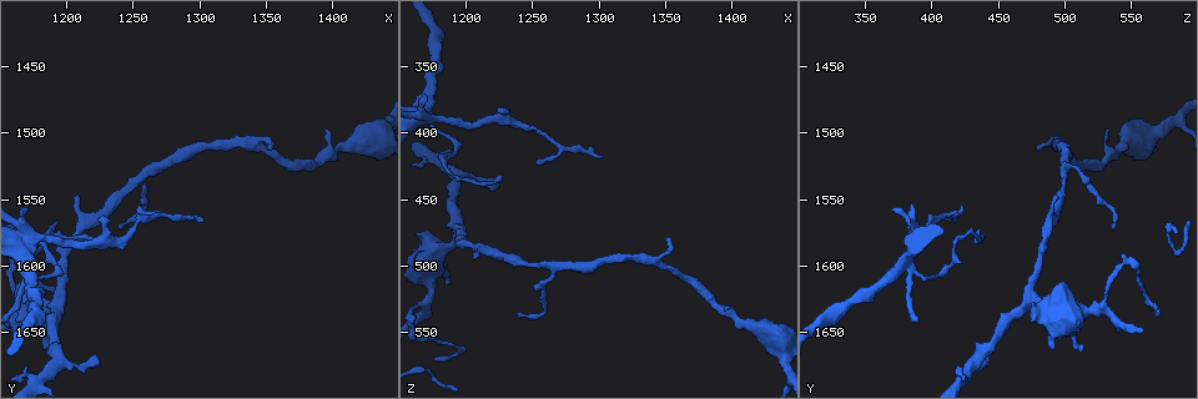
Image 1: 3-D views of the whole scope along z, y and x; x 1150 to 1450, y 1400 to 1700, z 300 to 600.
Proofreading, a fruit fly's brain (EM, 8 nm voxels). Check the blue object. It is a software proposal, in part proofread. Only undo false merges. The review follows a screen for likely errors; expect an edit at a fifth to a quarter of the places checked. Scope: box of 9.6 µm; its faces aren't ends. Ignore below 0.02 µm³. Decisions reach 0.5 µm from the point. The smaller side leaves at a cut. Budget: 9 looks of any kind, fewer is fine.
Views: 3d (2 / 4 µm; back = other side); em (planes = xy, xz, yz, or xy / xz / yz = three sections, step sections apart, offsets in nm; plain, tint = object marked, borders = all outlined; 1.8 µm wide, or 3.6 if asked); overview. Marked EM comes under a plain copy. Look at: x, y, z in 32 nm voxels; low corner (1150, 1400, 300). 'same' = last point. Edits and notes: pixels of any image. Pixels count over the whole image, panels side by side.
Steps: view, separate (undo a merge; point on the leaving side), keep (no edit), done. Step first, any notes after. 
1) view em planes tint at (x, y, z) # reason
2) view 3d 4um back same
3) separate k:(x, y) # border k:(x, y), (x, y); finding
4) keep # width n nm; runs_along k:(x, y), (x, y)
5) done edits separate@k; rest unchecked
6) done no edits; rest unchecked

view 3d 4um at (1170, 1600, 384) # looks like a crossing

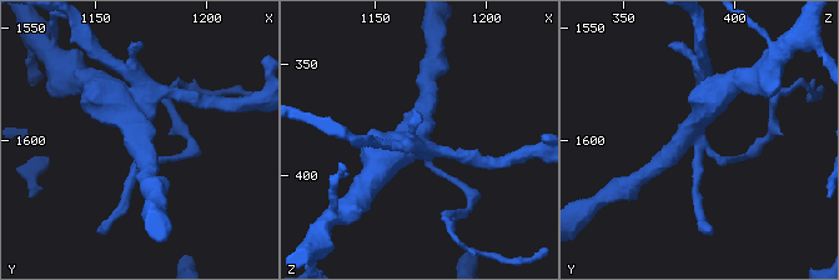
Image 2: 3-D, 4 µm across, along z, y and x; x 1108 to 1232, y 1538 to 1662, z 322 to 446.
view em planes tint at (1172, 1600, 386) # arms 4; shape alone is not enough

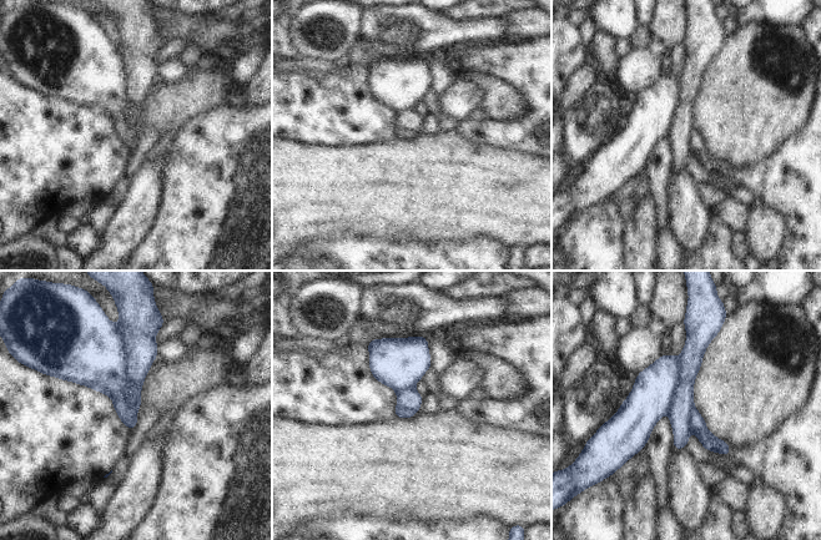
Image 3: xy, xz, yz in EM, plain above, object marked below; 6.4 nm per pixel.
separate 3:(140, 319) # border 3:(116, 327), (124, 343), (127, 380); a second neuron is stuck on

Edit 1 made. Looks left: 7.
view overview # redraw

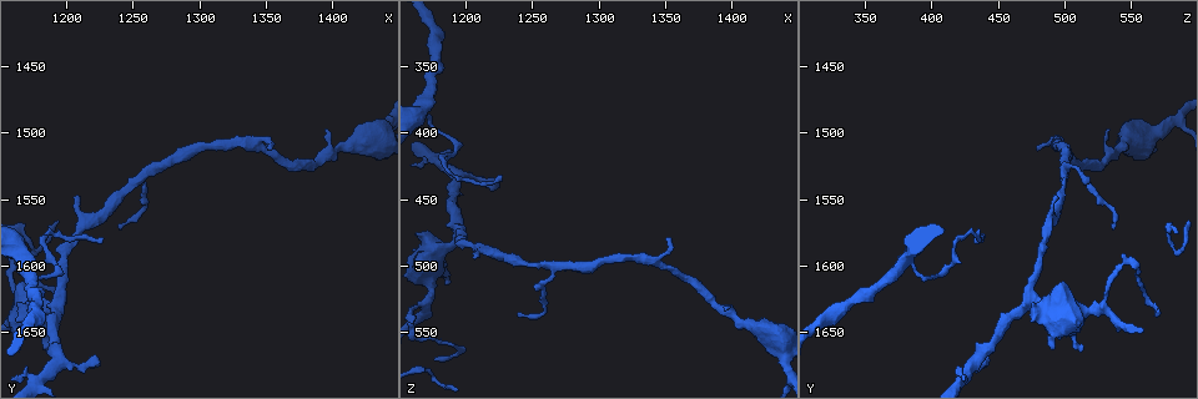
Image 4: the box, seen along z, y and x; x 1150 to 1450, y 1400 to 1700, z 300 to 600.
view 3d 2um at (1268, 1526, 500) # side arm on a straight run

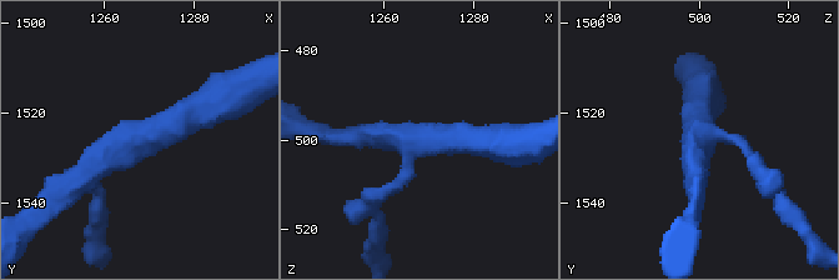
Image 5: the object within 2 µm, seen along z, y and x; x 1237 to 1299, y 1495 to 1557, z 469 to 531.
view em yz step 8 tint at (1266, 1526, 501) # arms 3

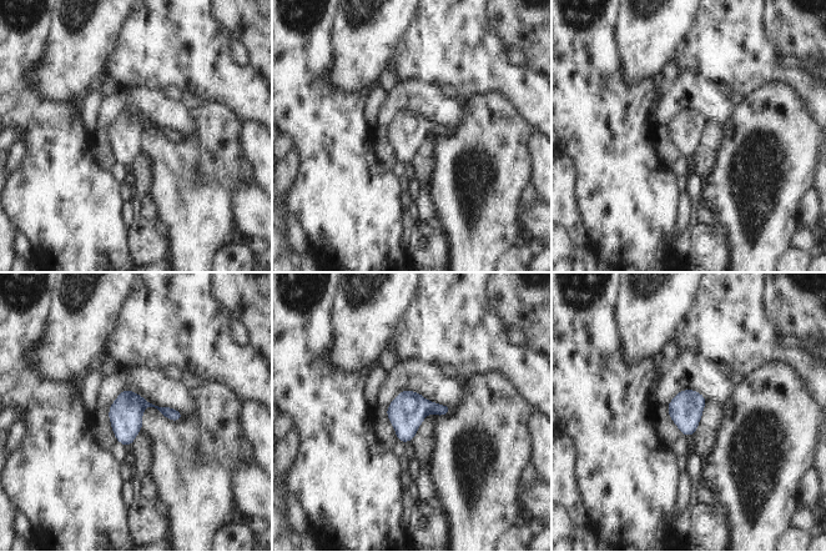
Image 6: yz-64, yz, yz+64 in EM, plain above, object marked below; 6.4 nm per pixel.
view em planes tint same # cut it another way

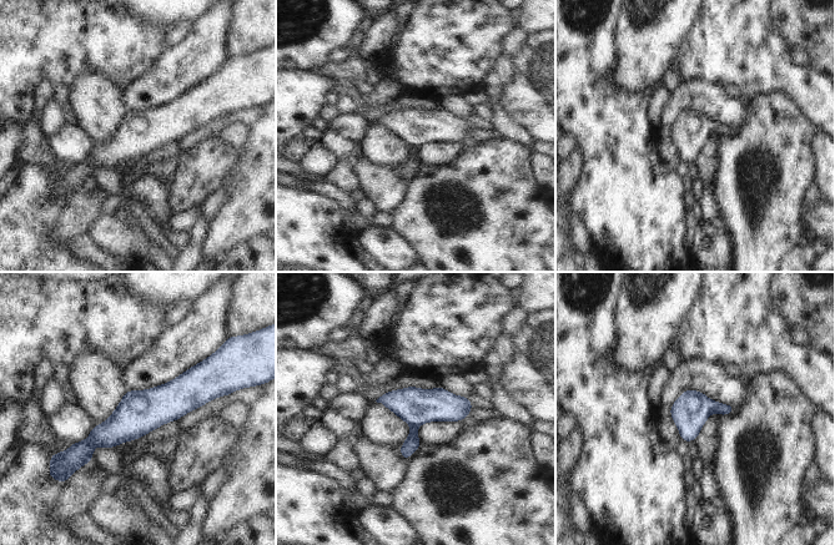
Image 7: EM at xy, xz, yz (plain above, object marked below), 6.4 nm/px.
keep # continuous, no second neuron

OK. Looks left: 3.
view em planes tint at (1192, 1624, 474) # three-way junction

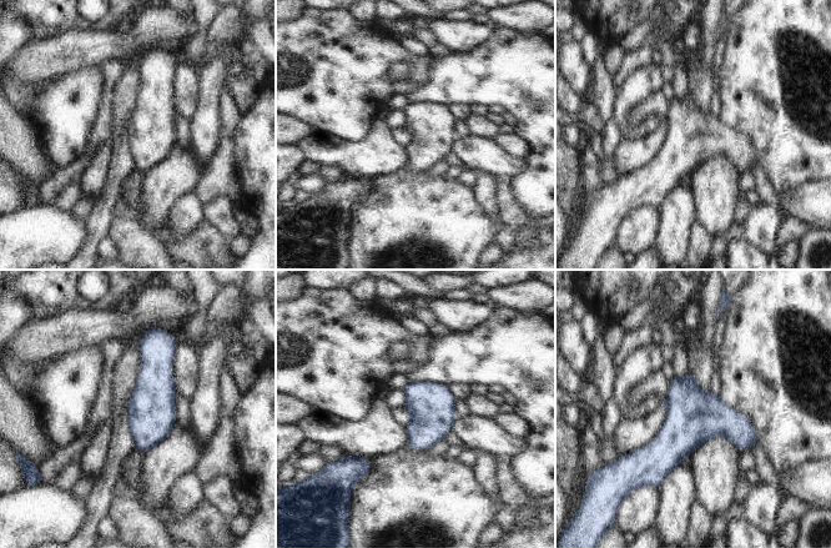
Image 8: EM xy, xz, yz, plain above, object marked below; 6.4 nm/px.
keep # continuous, no second neuron

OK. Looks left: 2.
view em 3.6um xz step 4 tint at (1168, 1632, 528) # three-way junction

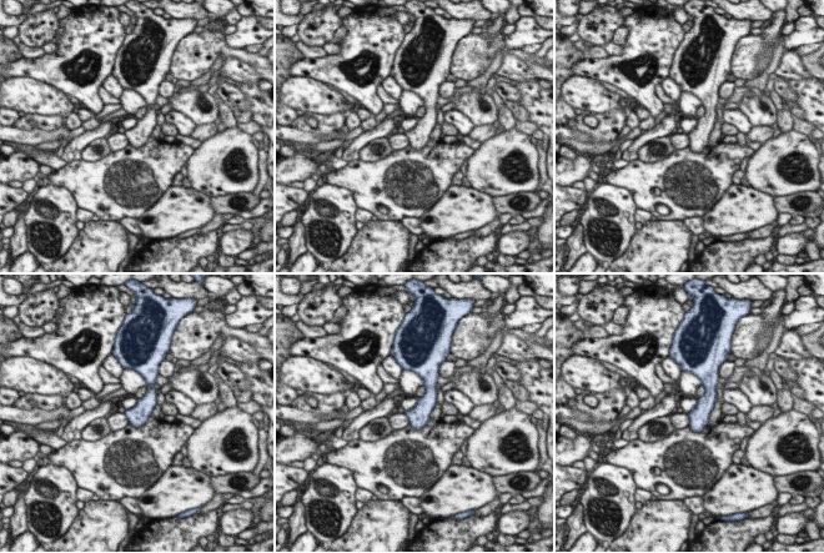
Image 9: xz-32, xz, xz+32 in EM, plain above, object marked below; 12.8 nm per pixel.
view em 3.6um planes tint same

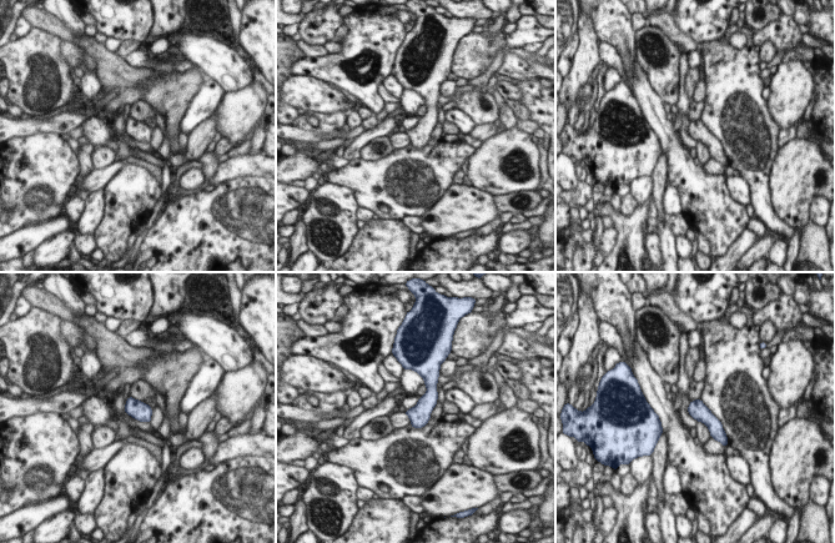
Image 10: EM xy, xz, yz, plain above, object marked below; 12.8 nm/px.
keep # continuous, no second neuron

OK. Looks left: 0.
done edits separate@3; rest unchecked

